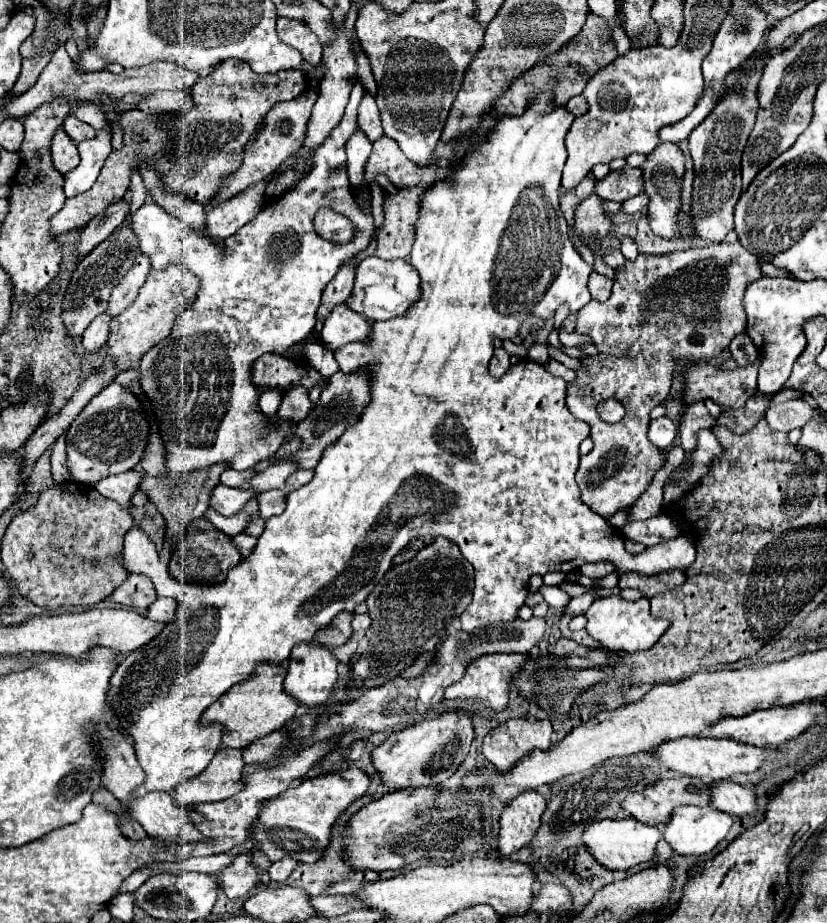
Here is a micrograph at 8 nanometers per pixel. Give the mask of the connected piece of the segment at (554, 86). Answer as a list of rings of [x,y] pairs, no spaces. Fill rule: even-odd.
[[[590,13],[584,29],[564,47],[560,49],[558,55],[552,55],[548,61],[532,67],[532,71],[524,73],[524,77],[518,77],[510,87],[512,87],[512,107],[506,107],[504,103],[504,115],[520,115],[522,109],[526,109],[526,99],[530,93],[538,91],[554,91],[556,93],[556,103],[564,105],[570,97],[580,95],[586,87],[586,81],[602,67],[606,67],[612,59],[616,59],[616,47],[612,41],[612,33],[606,25],[606,19]],[[578,67],[584,67],[584,73],[578,73]]]

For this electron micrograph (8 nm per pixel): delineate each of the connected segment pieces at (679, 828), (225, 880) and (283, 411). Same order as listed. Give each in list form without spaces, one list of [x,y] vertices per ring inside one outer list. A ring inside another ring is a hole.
[[[680,807],[672,811],[664,839],[678,855],[706,855],[726,839],[732,823],[732,817],[714,807]]]
[[[238,853],[232,865],[220,871],[220,887],[228,899],[242,899],[260,883],[260,869],[252,863],[250,853]]]
[[[300,387],[300,389],[292,389],[292,393],[286,393],[282,397],[282,405],[280,405],[278,413],[282,417],[288,417],[290,421],[298,423],[304,417],[308,417],[310,409],[312,409],[312,403],[308,399],[308,391],[302,391],[302,387]]]

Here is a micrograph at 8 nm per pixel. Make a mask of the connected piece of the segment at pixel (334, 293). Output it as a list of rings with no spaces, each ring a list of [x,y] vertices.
[[[346,261],[342,267],[340,267],[340,273],[326,285],[324,293],[322,293],[322,303],[316,311],[316,319],[318,321],[326,321],[326,317],[330,315],[330,311],[344,303],[348,299],[348,293],[352,291],[352,281],[354,281],[354,267],[350,265],[350,261]]]

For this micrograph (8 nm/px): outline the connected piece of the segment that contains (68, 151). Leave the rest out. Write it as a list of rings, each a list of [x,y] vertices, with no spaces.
[[[62,129],[56,131],[56,137],[52,141],[52,159],[54,159],[54,167],[62,175],[66,175],[68,171],[76,169],[78,163],[80,163],[76,143]]]

